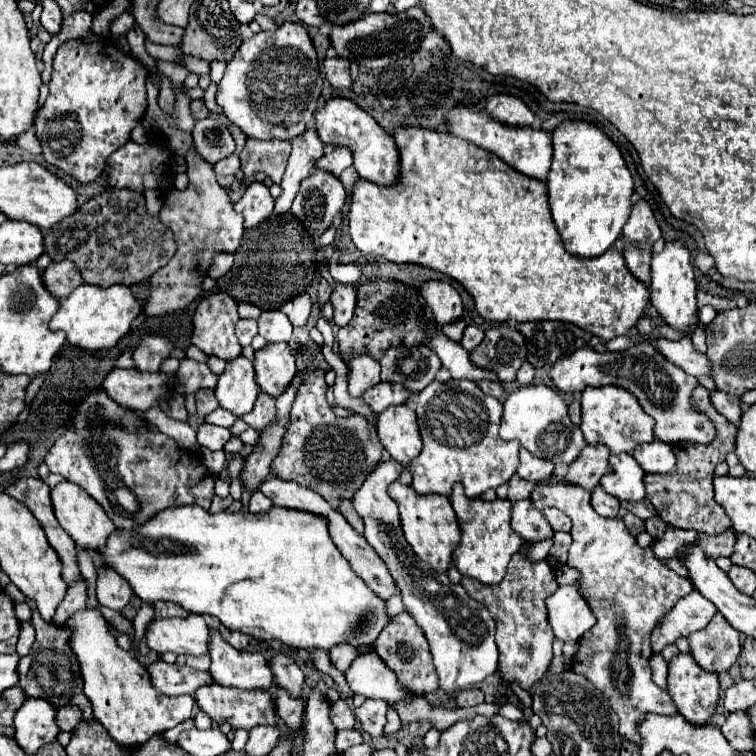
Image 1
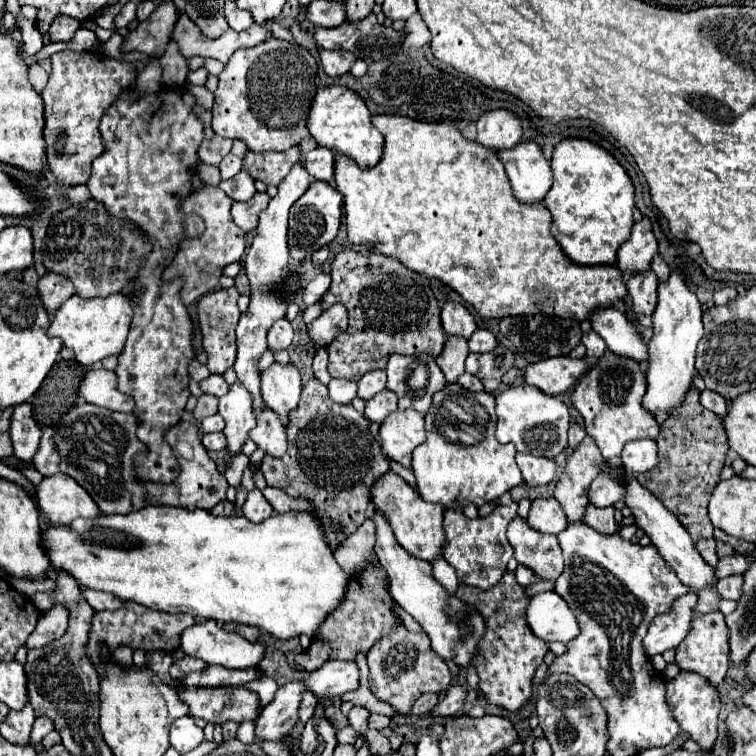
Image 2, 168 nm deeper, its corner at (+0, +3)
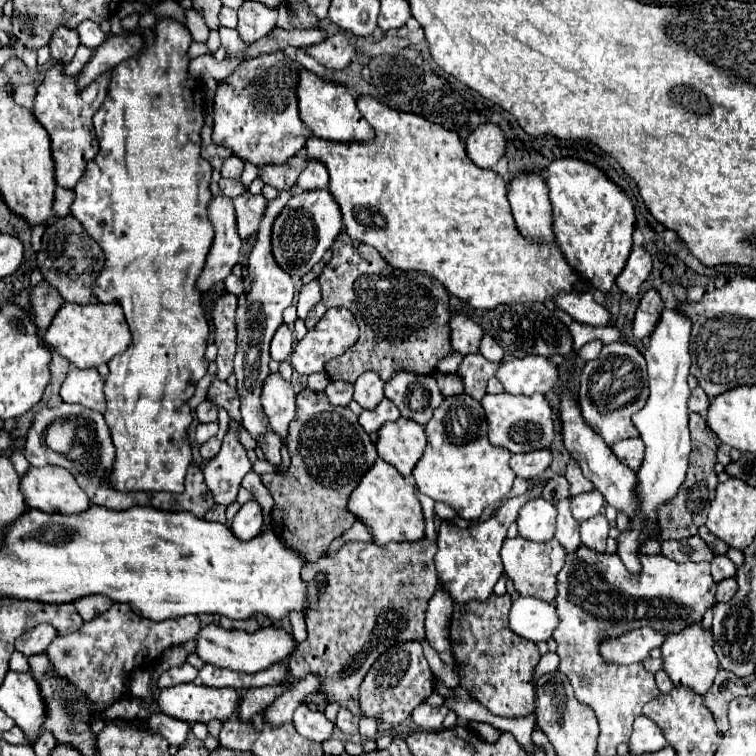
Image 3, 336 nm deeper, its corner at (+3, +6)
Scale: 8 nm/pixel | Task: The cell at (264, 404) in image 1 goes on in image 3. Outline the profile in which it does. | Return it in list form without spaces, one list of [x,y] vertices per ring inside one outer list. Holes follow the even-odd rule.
[[[268,430],[266,434],[260,434],[258,438],[258,446],[262,448],[264,456],[268,462],[272,464],[280,464],[280,448],[282,448],[282,438],[278,434],[274,434],[272,430]]]

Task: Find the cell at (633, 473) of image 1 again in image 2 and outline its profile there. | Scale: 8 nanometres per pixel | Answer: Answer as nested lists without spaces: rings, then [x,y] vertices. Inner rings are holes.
[[[601,473],[589,485],[587,499],[595,507],[609,507],[609,505],[615,505],[617,501],[621,501],[623,493],[625,493],[625,487],[619,481],[619,477],[615,477],[615,473]]]

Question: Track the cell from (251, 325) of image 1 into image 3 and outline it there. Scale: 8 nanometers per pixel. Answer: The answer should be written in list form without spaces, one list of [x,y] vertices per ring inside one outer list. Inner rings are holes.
[[[296,188],[290,190],[280,190],[278,196],[274,200],[268,200],[266,208],[264,208],[264,216],[256,234],[256,244],[250,252],[248,258],[248,272],[250,272],[250,282],[252,288],[246,296],[246,306],[238,308],[236,312],[236,332],[238,332],[238,350],[236,350],[236,358],[234,358],[234,374],[238,378],[238,394],[240,394],[240,412],[242,412],[242,426],[254,436],[258,438],[260,434],[264,434],[268,430],[268,418],[262,410],[260,404],[260,390],[262,384],[266,380],[266,376],[270,374],[268,370],[268,362],[270,362],[270,354],[268,354],[268,346],[270,340],[274,336],[274,332],[278,330],[278,326],[282,324],[282,312],[290,306],[292,296],[294,296],[294,284],[288,272],[284,272],[278,262],[274,260],[272,254],[272,226],[274,220],[278,218],[280,210],[286,206],[286,202],[294,196]]]

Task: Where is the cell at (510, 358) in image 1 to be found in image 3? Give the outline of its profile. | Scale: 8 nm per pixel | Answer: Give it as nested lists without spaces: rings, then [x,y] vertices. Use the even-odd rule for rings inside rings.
[[[482,354],[464,356],[460,370],[458,370],[458,374],[462,376],[464,386],[466,386],[464,392],[476,400],[482,400],[482,396],[486,394],[486,384],[498,372],[498,368],[500,368],[498,362],[486,360]]]

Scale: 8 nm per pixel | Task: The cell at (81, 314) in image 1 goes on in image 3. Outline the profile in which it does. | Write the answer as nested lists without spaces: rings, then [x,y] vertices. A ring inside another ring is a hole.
[[[64,302],[56,312],[52,324],[46,330],[44,340],[50,348],[54,348],[60,356],[68,358],[78,368],[96,368],[104,362],[110,362],[112,356],[124,352],[130,346],[130,330],[126,326],[122,308],[118,304],[70,304]]]

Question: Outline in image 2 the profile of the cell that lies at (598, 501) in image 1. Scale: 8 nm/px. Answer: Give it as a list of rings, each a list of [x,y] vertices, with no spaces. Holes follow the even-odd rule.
[[[593,505],[587,507],[585,513],[585,523],[593,529],[597,529],[603,535],[613,535],[617,531],[617,523],[615,523],[615,509],[607,507],[607,509],[597,509]]]

